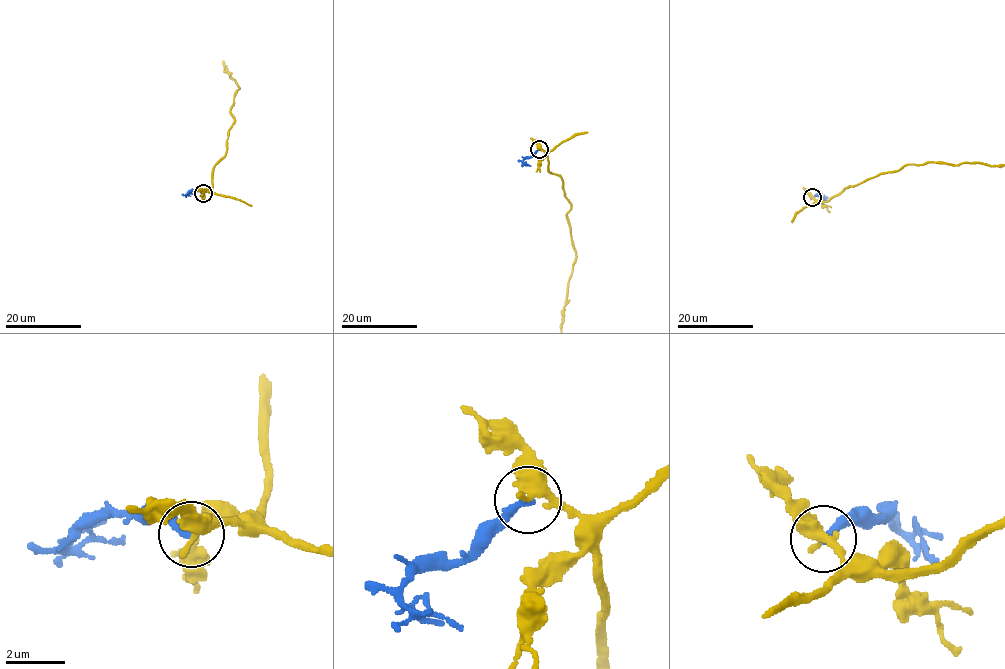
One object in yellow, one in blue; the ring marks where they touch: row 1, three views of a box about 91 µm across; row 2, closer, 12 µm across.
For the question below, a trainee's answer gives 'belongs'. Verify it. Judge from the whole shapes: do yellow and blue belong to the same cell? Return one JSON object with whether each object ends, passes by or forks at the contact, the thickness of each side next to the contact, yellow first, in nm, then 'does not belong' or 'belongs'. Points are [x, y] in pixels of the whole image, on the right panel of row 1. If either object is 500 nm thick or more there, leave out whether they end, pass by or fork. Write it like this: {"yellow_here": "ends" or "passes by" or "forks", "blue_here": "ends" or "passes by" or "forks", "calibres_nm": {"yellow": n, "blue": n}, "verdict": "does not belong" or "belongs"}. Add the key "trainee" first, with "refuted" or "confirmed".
{"trainee": "refuted", "yellow_here": "passes by", "blue_here": "ends", "calibres_nm": {"yellow": 400, "blue": 260}, "verdict": "does not belong"}

